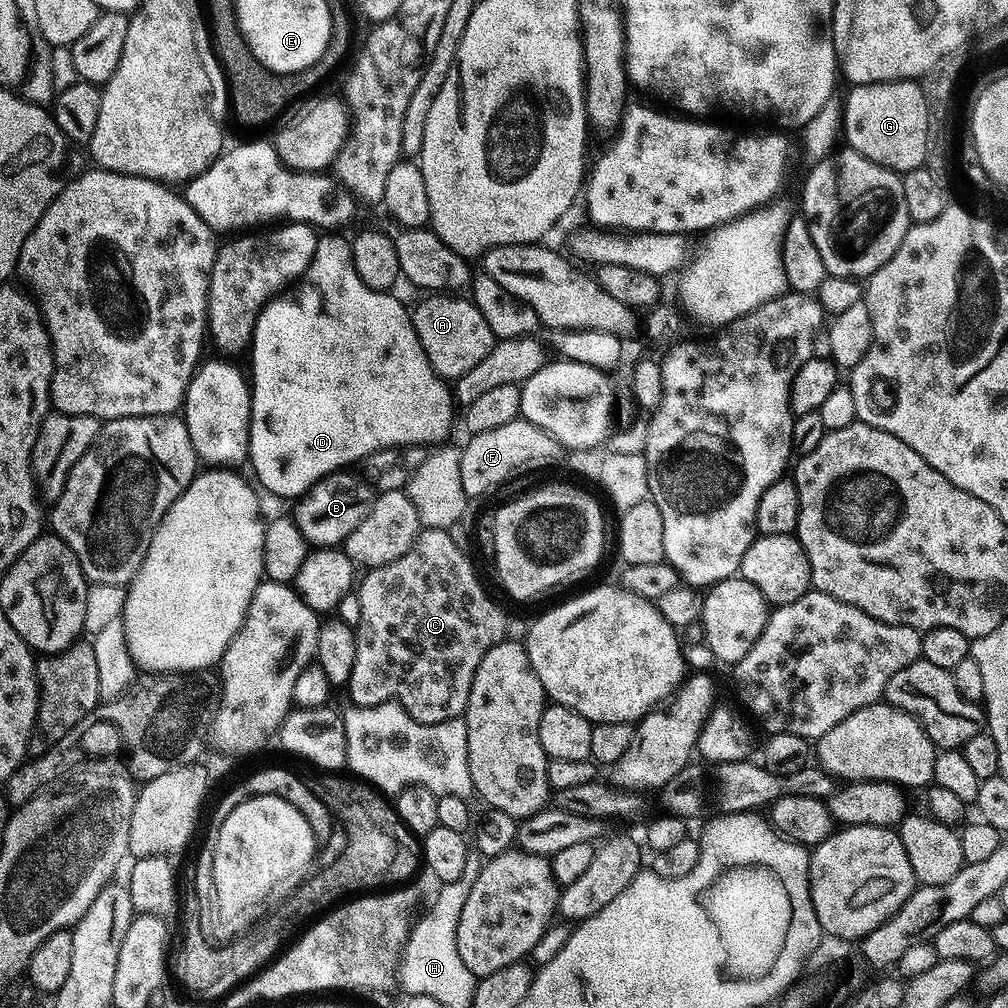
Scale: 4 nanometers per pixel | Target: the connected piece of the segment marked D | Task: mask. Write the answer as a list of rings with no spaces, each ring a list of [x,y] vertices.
[[[324,234],[319,237],[316,245],[316,253],[314,258],[310,262],[310,266],[300,277],[298,283],[295,285],[296,293],[293,296],[284,296],[285,294],[277,295],[275,298],[268,300],[268,302],[261,308],[260,313],[256,315],[256,325],[252,331],[252,342],[250,345],[250,353],[252,352],[252,376],[250,372],[250,391],[252,393],[252,422],[248,426],[248,454],[250,457],[250,465],[256,471],[256,476],[260,479],[259,487],[263,490],[273,492],[276,495],[285,496],[287,498],[299,498],[308,491],[309,488],[313,488],[320,480],[325,476],[330,476],[339,473],[341,470],[347,469],[352,466],[355,460],[360,460],[363,456],[368,456],[371,452],[376,452],[379,448],[400,448],[405,446],[426,446],[430,440],[440,440],[438,442],[447,441],[449,438],[448,431],[452,428],[452,396],[450,388],[447,383],[441,377],[436,375],[434,369],[430,366],[430,362],[426,358],[426,354],[422,350],[422,346],[418,342],[418,334],[412,329],[412,321],[410,319],[409,309],[404,309],[404,304],[398,297],[392,296],[391,291],[379,292],[373,288],[368,288],[362,282],[362,278],[358,278],[358,274],[352,269],[352,252],[350,244],[347,239],[343,240],[340,234]]]

